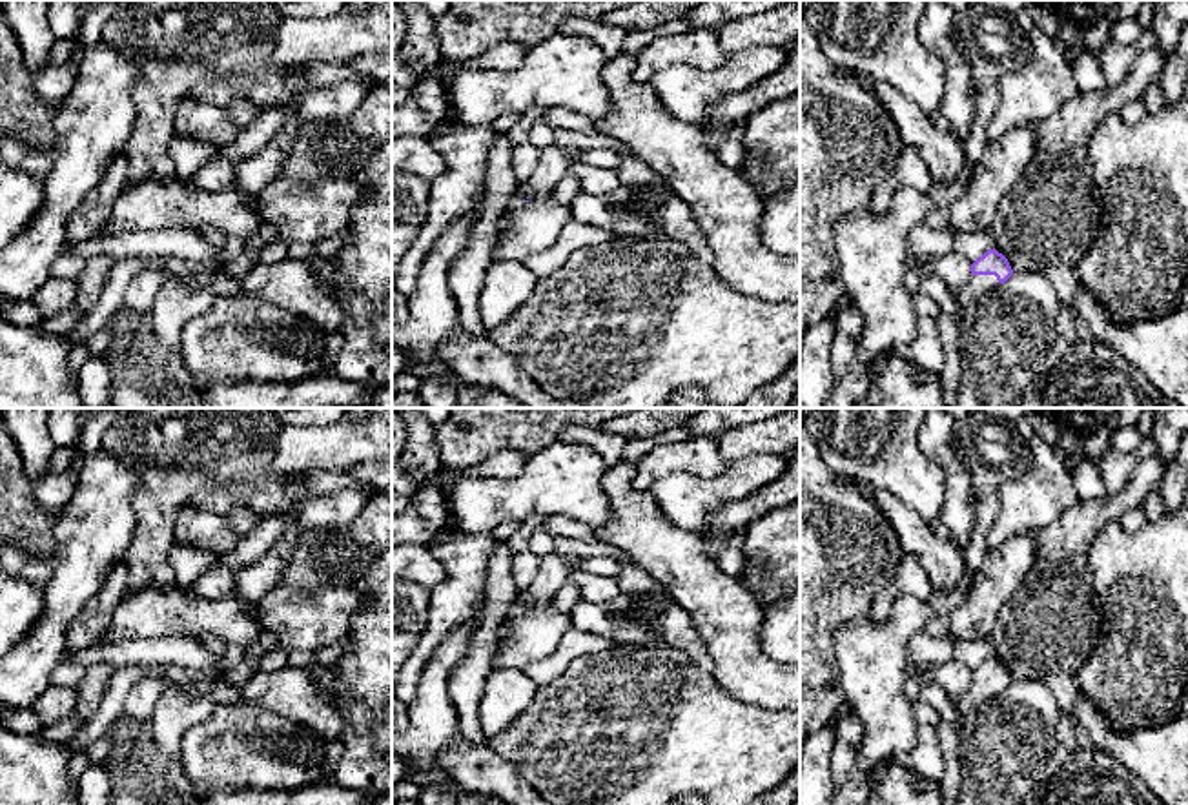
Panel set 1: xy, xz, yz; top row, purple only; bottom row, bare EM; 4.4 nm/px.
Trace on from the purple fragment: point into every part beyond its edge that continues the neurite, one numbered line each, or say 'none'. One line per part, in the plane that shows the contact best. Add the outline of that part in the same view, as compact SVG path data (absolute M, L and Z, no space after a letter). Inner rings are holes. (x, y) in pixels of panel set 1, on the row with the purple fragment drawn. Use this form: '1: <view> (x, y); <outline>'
1: yz (979, 285); M971 275L969 282L962 290L951 291L960 315L971 301L999 286L1000 282L995 275Z

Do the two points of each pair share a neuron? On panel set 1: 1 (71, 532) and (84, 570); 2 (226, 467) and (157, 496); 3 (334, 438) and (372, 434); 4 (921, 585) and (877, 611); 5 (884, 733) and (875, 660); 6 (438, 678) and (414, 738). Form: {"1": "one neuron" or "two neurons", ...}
{"1": "one neuron", "2": "one neuron", "3": "one neuron", "4": "one neuron", "5": "one neuron", "6": "one neuron"}

